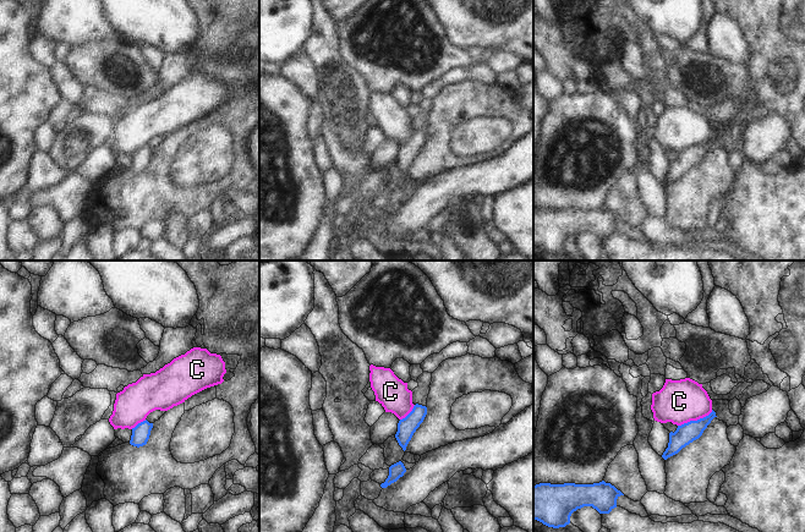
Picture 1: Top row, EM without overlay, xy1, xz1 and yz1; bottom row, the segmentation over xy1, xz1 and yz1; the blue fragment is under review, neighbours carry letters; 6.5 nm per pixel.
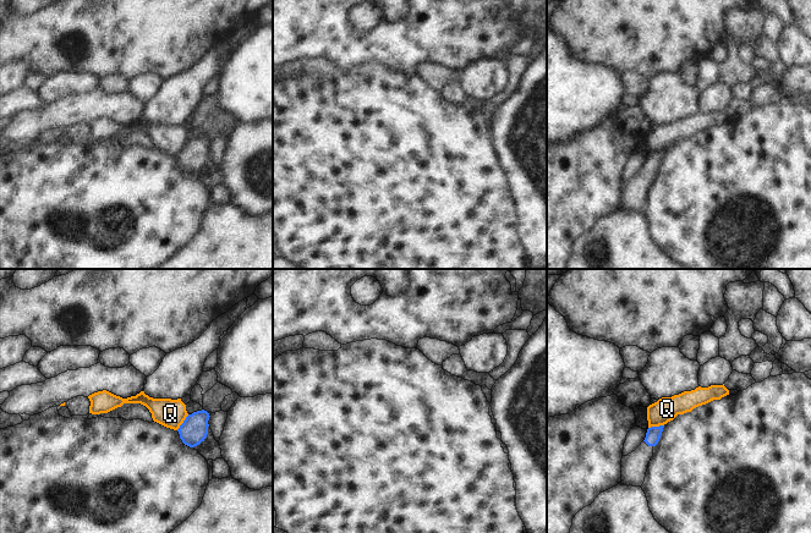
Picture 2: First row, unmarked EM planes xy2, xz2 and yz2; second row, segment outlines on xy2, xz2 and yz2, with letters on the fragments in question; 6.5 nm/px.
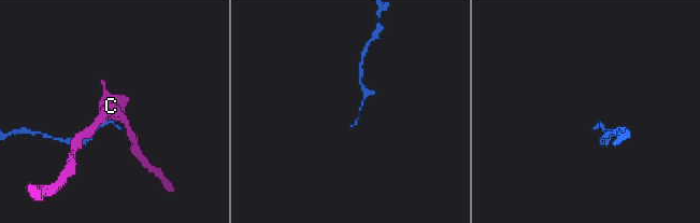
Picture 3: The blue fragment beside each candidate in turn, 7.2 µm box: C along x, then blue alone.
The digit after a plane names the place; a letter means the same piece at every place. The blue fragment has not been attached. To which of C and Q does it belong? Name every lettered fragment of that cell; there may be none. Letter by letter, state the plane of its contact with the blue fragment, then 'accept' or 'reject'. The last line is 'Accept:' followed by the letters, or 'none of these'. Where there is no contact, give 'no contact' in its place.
C: yz1 | reject
Q: xy2 | reject
Accept: none of these

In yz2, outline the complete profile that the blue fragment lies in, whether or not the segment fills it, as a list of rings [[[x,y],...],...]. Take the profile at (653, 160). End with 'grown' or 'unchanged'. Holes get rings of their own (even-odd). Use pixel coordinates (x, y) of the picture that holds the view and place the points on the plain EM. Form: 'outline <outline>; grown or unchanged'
outline [[[664,152],[651,153],[647,155],[646,164],[641,171],[621,185],[621,210],[641,213],[645,208],[646,198],[653,174],[658,170]]]; grown

